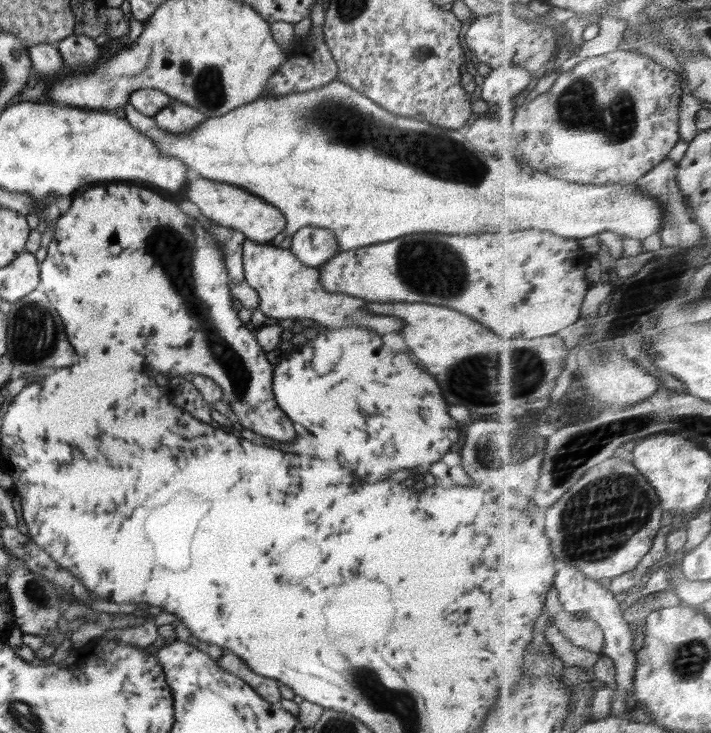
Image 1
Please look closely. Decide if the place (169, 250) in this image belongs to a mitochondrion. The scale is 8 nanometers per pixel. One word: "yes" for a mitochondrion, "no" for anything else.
yes

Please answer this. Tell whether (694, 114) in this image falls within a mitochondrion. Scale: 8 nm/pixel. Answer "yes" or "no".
no

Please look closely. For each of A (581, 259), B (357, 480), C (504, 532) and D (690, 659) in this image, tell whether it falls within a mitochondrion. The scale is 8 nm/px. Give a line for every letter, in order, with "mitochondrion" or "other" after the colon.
A: other
B: other
C: other
D: mitochondrion

